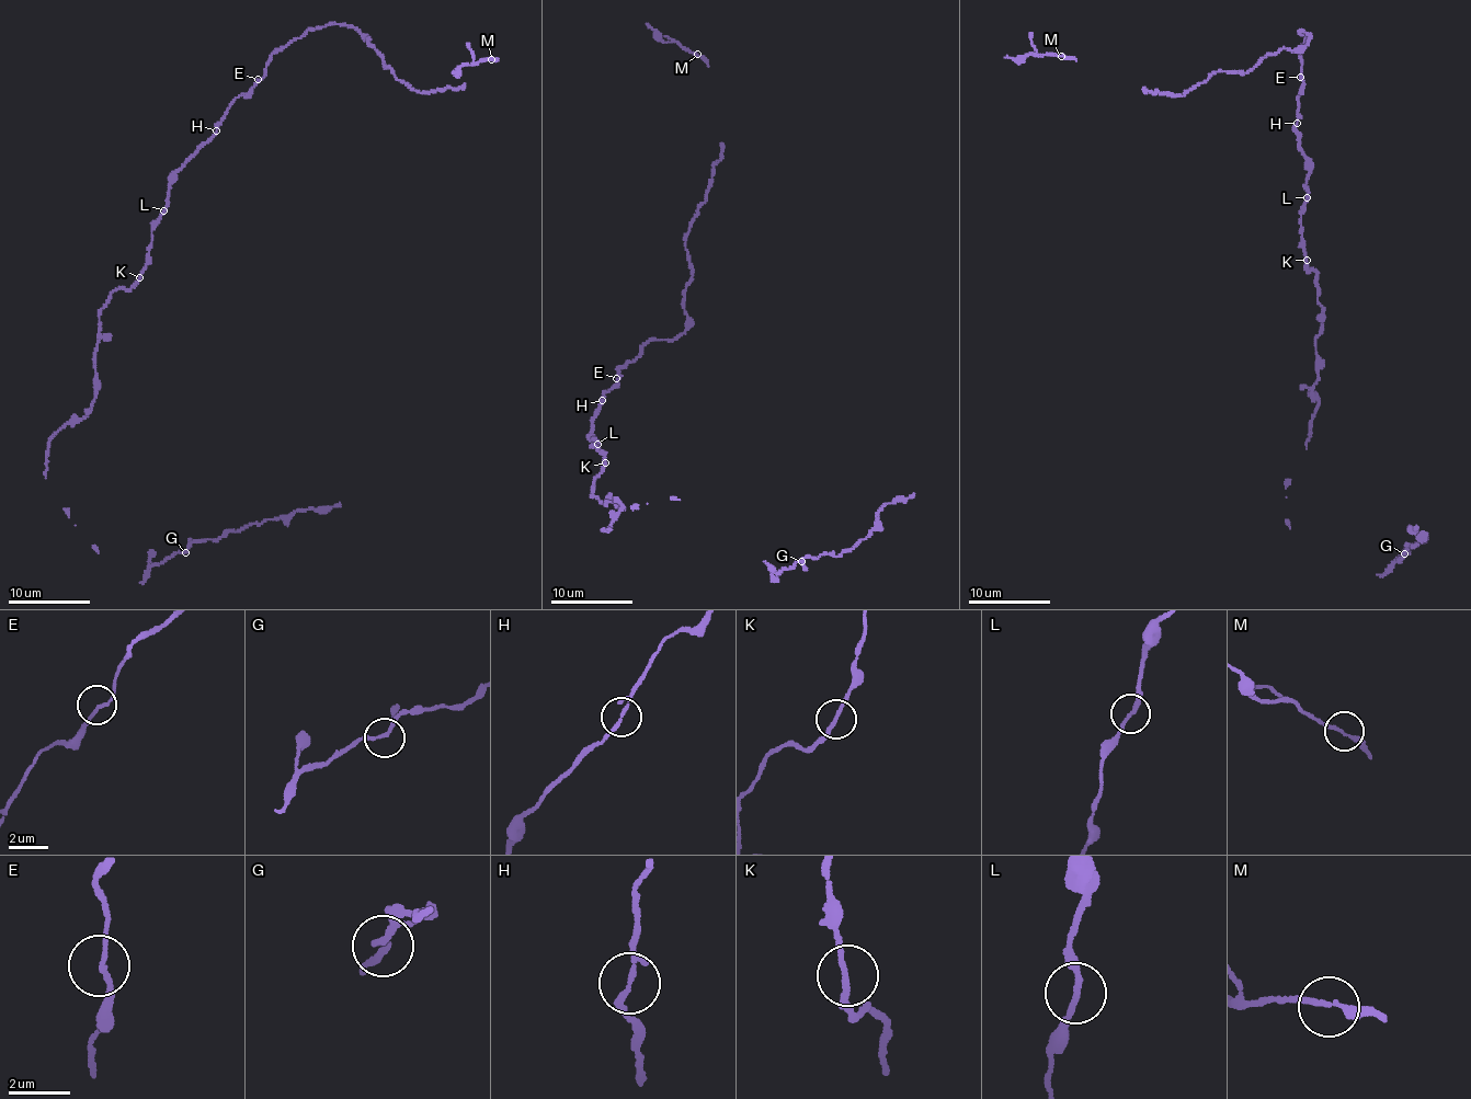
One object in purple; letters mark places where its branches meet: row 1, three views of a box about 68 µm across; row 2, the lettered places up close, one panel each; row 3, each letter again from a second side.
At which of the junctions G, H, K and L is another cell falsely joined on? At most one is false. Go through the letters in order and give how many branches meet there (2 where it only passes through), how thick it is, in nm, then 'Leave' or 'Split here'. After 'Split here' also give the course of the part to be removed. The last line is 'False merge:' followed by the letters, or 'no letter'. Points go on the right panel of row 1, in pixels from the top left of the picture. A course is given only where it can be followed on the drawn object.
G: Branches: 3. Thickness 140 nm. Leave
H: Branches: 3. Thickness 130 nm. Leave
K: Branches: 2. Thickness 160 nm. Leave
L: Branches: 2. Thickness 170 nm. Leave
False merge: no letter

